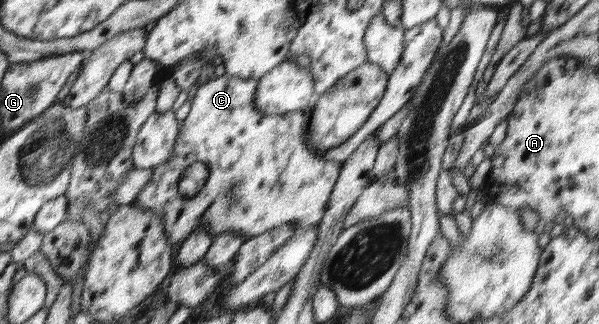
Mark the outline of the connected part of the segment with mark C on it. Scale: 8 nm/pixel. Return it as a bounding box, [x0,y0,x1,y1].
[132,73,342,246]

